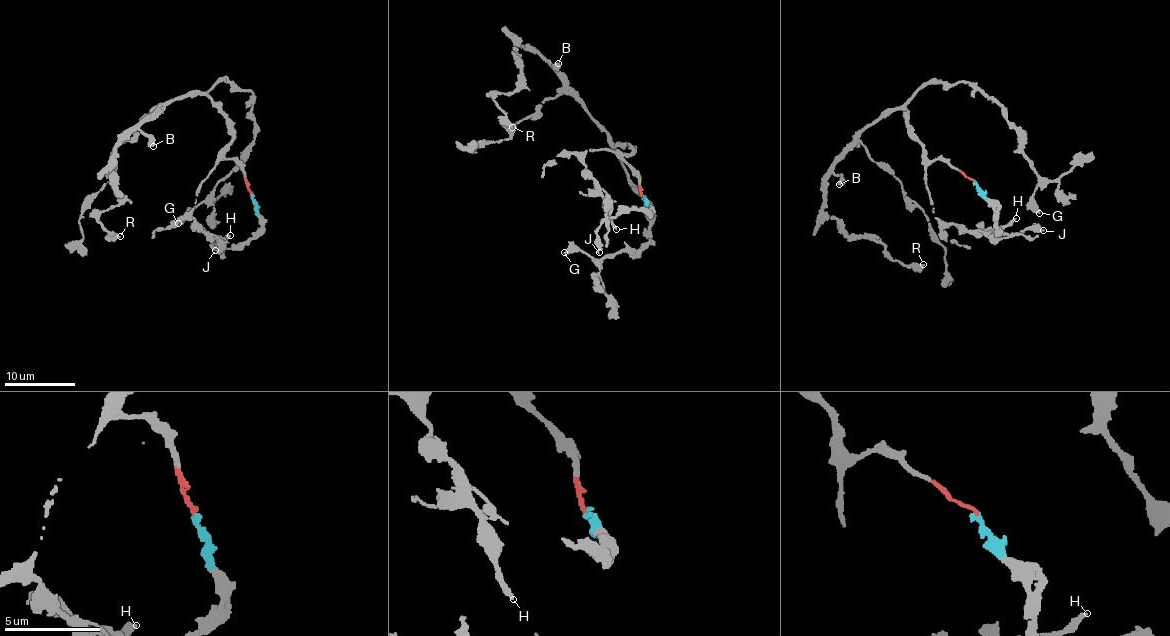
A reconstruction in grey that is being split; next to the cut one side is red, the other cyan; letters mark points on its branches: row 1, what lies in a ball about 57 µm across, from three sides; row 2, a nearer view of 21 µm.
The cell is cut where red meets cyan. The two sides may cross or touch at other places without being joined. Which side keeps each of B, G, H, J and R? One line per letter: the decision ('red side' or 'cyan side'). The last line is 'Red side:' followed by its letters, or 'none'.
B: red side
G: red side
H: cyan side
J: cyan side
R: red side
Red side: B, G, R

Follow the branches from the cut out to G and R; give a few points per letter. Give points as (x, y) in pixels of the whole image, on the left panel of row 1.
G: (250, 195), (245, 173), (225, 157), (231, 121), (207, 94), (223, 79), (251, 92), (254, 138), (177, 223)
R: (250, 195), (245, 173), (225, 157), (231, 121), (191, 92), (116, 149), (122, 199), (98, 220), (120, 237)

